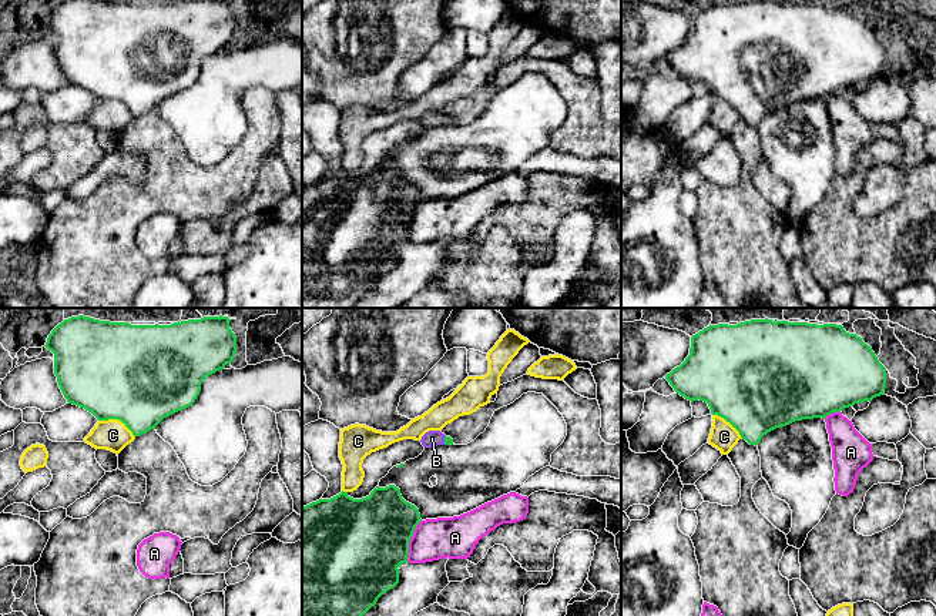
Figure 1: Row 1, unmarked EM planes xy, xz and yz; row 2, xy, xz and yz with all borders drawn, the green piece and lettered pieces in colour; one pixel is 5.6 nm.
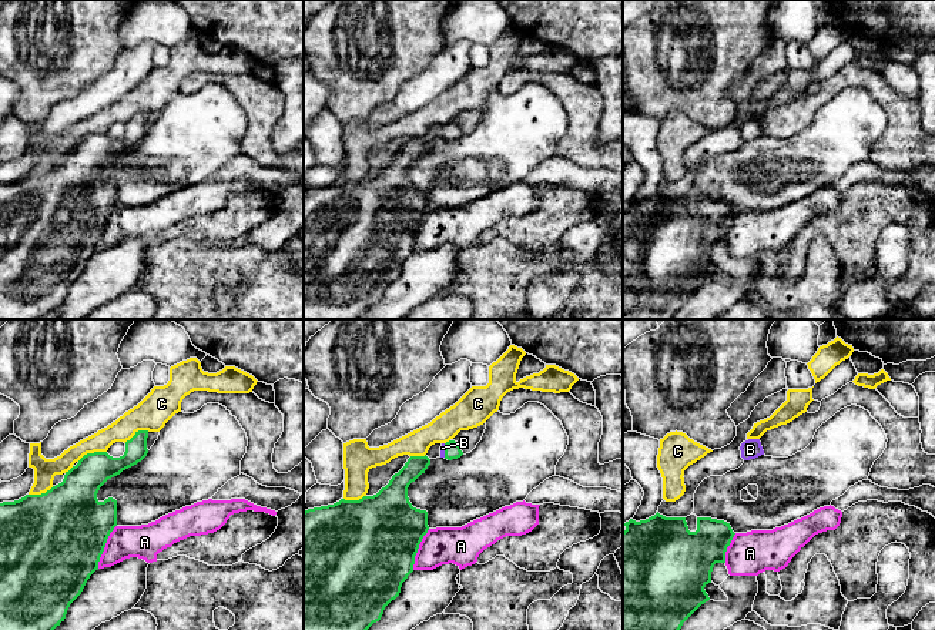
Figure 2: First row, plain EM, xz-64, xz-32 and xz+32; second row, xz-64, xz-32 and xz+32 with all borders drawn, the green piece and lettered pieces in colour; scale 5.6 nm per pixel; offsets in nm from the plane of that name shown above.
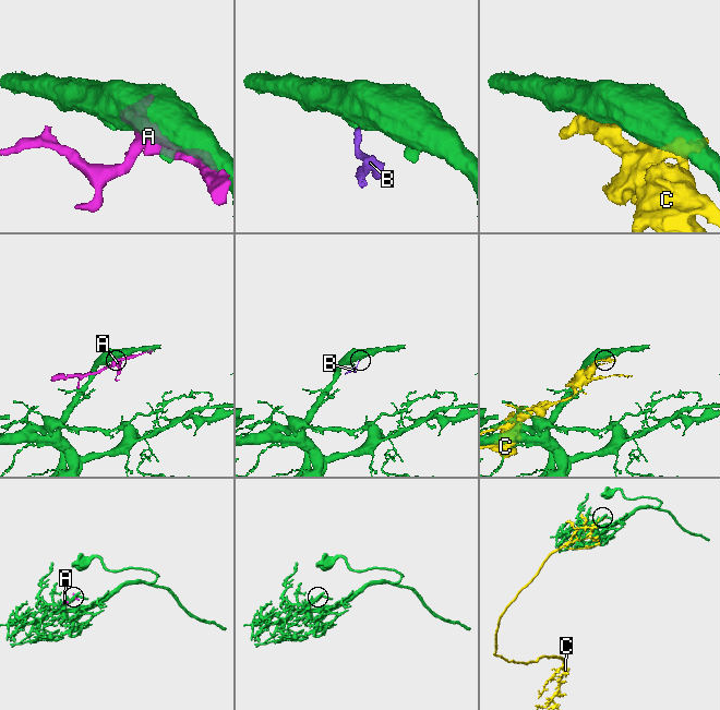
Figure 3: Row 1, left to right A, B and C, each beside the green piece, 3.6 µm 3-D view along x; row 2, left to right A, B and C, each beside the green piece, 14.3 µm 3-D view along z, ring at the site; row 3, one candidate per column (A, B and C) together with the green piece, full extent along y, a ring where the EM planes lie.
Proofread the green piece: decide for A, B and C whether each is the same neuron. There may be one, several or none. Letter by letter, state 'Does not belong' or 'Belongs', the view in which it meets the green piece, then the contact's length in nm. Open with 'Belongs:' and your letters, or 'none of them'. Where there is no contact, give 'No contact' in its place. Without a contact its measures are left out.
Belongs: B
A: Does not belong. Touches green in xz. Shared border 260 nm
B: Belongs. Touches green in xz. Shared border 60 nm
C: Does not belong. Touches green in xy. Shared border 220 nm

